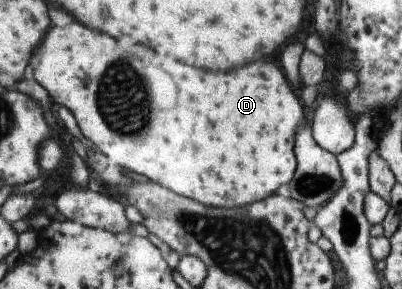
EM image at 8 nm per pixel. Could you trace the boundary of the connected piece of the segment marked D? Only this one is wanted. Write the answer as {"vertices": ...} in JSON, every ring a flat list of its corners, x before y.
{"vertices":[[71,22,65,28,51,28,49,34,45,34,41,46,33,52,33,58,29,60,29,68,35,74,33,76,35,82,47,91,49,98,51,98,50,101,61,105,61,107,64,106,71,112,79,132,93,144,94,149,105,154,108,162,115,162,117,166,121,166,121,169,125,168,133,174,145,176,147,180,159,184,162,188,167,188,178,196,189,198,204,206,235,209,259,202,259,200,275,194,279,187,289,184,293,178,293,172,297,168,297,160,293,156,293,142,299,120,303,116,304,106,299,104,295,94,289,90,281,70,273,62,257,60,247,66,237,66,235,70,227,70,223,74,221,72,205,72,205,70,197,70,193,66,183,66,177,60,171,60,171,58,157,54,157,52,153,52,145,46,139,46,139,44,131,46,131,48,129,46,119,48,119,44,113,38,109,38,107,34,89,30,89,28,81,26,79,22]]}

